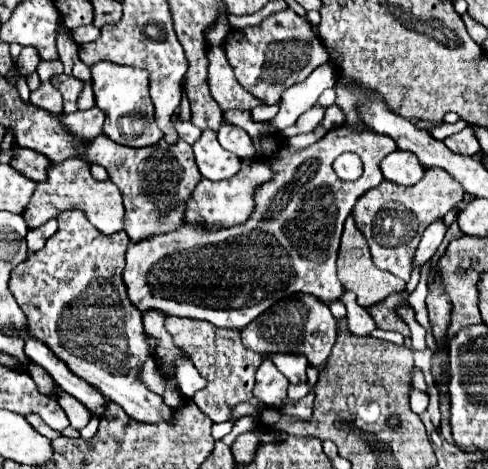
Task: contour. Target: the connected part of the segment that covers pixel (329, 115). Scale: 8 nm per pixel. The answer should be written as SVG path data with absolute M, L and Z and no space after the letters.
M332 105L327 108L325 116L321 121L320 125L323 126L326 130L330 130L333 127L332 125L341 125L344 123L345 115L342 110L336 105Z

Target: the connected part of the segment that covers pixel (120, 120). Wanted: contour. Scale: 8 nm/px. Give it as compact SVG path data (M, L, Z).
M101 62L91 66L93 92L97 106L105 112L105 134L123 146L143 148L153 144L151 124L151 98L149 98L149 74L145 70L119 66L113 62Z

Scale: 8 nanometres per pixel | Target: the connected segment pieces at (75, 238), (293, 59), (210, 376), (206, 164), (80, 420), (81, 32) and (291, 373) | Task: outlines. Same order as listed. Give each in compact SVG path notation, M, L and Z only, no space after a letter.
M79 210L61 212L57 222L59 232L49 238L39 252L31 254L11 272L9 290L29 318L29 334L43 340L57 354L57 358L61 358L69 370L73 370L73 374L93 384L103 396L117 402L133 420L147 424L167 422L173 416L173 410L163 402L161 396L149 392L137 378L143 362L149 358L149 352L141 312L129 302L125 284L121 280L129 236L125 232L103 236Z
M291 8L275 12L255 28L229 30L225 36L225 54L237 82L267 106L279 104L285 88L303 82L317 66L327 62L325 52L313 52L313 28Z
M167 318L165 328L173 336L173 344L177 344L185 352L185 356L189 356L189 360L201 372L201 376L209 380L209 386L205 386L193 396L193 402L213 422L225 422L231 408L237 402L253 398L255 372L261 366L263 356L245 348L241 344L239 332L233 332L229 328L217 328L209 322L189 318Z
M204 130L199 140L192 145L192 149L199 172L209 180L231 178L241 168L241 158L223 150L213 130Z
M61 388L56 389L55 392L58 395L60 406L67 414L70 426L78 431L84 428L89 423L89 420L91 420L91 411Z
M93 24L81 26L72 31L73 39L78 45L92 42L100 35L100 29Z
M277 352L273 356L267 356L285 376L291 384L299 384L301 380L307 382L305 376L305 368L309 366L309 362L305 360L305 356L301 354L287 354L287 352Z

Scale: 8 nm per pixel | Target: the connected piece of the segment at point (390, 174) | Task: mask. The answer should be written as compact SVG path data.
M405 150L391 152L389 156L385 156L385 160L381 160L381 172L385 180L401 186L417 184L423 178L423 170L425 168L419 164L417 156Z

